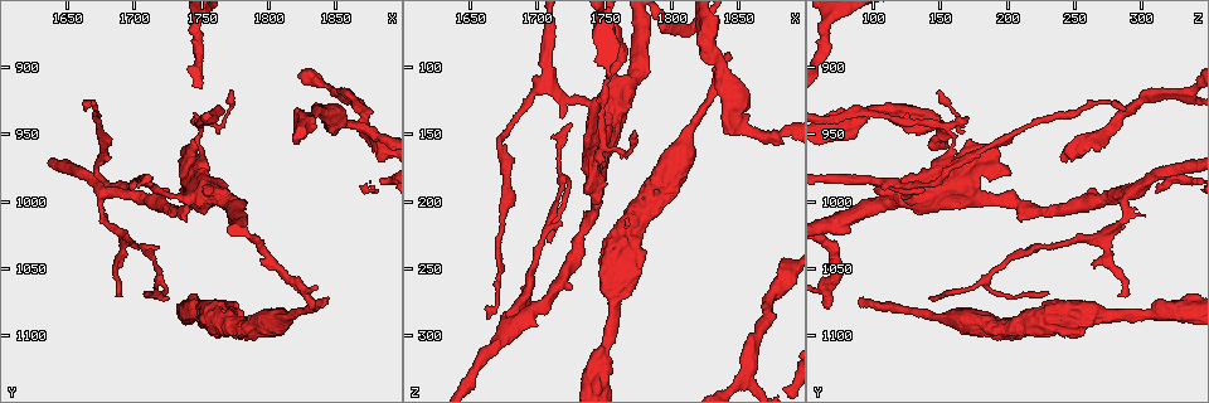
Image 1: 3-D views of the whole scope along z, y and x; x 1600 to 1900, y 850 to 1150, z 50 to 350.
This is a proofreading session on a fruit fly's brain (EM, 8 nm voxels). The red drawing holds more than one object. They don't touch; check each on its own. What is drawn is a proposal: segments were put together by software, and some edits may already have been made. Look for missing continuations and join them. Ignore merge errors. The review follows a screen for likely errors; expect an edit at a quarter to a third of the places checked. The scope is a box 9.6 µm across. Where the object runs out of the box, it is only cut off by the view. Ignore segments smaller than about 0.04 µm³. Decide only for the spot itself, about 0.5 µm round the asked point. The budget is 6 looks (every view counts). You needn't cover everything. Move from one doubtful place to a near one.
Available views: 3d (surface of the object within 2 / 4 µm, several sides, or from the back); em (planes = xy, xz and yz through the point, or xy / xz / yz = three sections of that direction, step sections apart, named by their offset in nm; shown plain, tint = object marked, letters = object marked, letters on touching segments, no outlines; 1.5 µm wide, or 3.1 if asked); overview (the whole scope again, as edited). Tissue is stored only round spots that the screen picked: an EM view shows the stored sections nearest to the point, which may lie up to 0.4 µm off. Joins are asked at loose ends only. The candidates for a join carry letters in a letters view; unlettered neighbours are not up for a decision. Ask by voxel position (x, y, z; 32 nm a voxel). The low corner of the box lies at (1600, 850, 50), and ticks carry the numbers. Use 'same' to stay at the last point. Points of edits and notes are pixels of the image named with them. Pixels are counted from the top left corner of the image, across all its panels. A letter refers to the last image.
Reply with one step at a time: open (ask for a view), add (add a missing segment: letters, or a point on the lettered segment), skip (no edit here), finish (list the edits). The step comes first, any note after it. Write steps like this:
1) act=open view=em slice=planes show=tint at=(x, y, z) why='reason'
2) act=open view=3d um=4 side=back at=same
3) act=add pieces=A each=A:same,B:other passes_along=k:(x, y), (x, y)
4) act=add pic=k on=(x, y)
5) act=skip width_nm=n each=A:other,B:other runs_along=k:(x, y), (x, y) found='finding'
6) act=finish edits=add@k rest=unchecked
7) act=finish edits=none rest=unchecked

act=open view=em slice=yz step=8 show=letters at=(1844, 1070, 92)

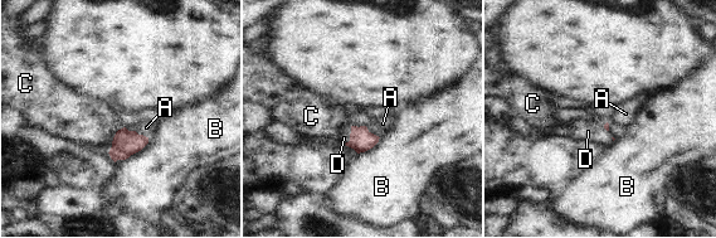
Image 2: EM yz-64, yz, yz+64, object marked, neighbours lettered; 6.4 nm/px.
act=add pieces=D each=A:other,B:other,C:other,D:same passes_along=2:(361, 140), (350, 136), (344, 137) found='the cell continues'

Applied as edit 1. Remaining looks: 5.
act=open view=em slice=planes show=tint at=(1748, 940, 168)

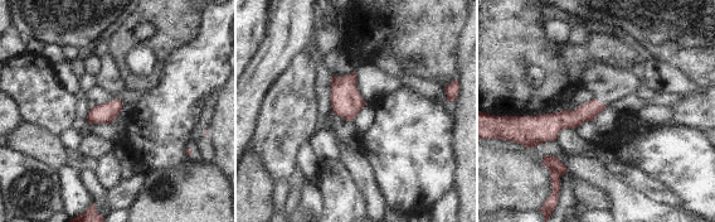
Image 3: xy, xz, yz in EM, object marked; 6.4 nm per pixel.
act=open view=em slice=planes show=letters at=same

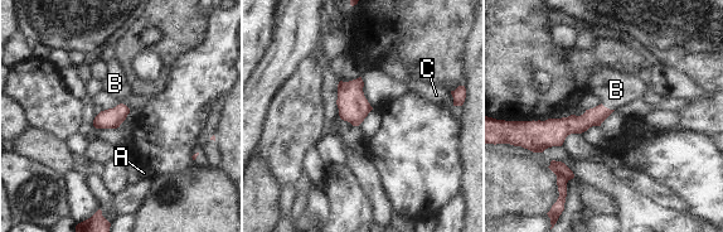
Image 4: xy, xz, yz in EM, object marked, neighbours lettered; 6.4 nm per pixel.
act=add pieces=B longest_contact=B:100nm each=A:other,B:same,C:other found='the cell continues'

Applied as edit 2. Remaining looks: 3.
act=finish edits=add@2,add@4 rest=unchecked

